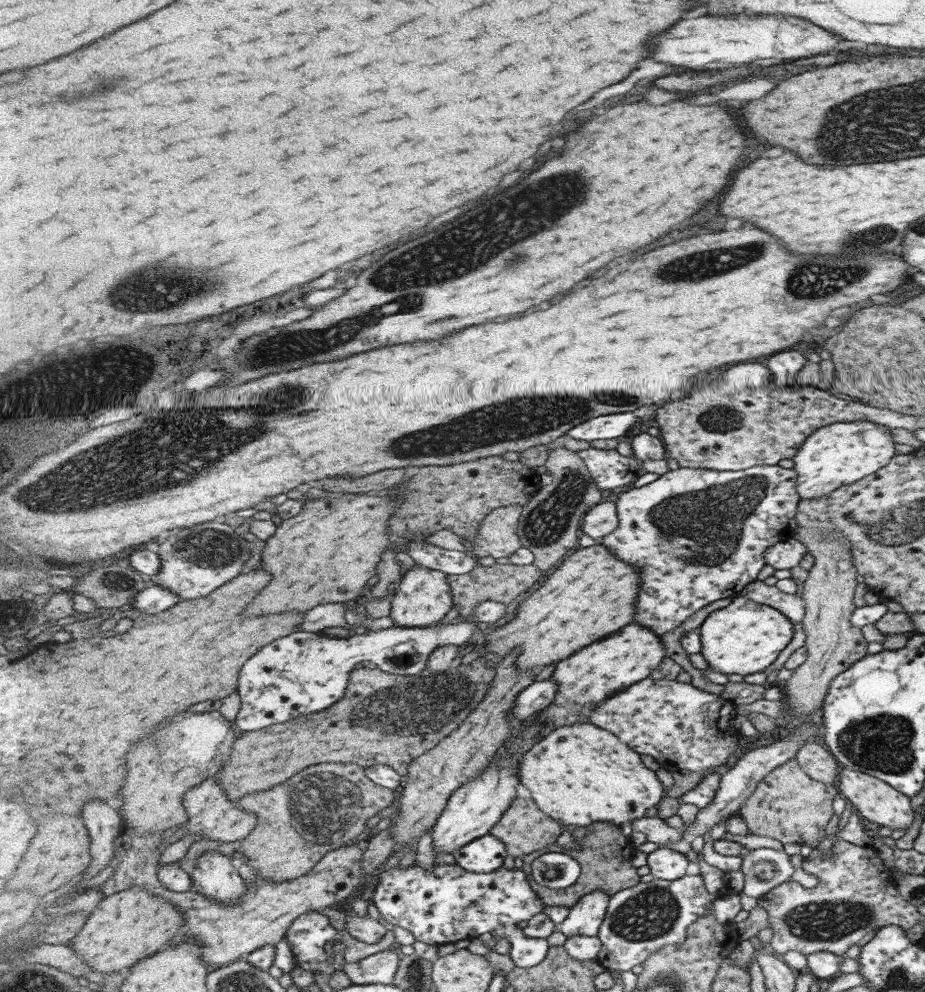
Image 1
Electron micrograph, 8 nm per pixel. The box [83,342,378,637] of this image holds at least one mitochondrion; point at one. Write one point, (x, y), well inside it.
(207, 549)

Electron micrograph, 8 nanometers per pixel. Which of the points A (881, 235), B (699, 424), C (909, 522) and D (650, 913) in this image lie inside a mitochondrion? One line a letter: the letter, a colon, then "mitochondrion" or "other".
A: mitochondrion
B: mitochondrion
C: mitochondrion
D: mitochondrion

